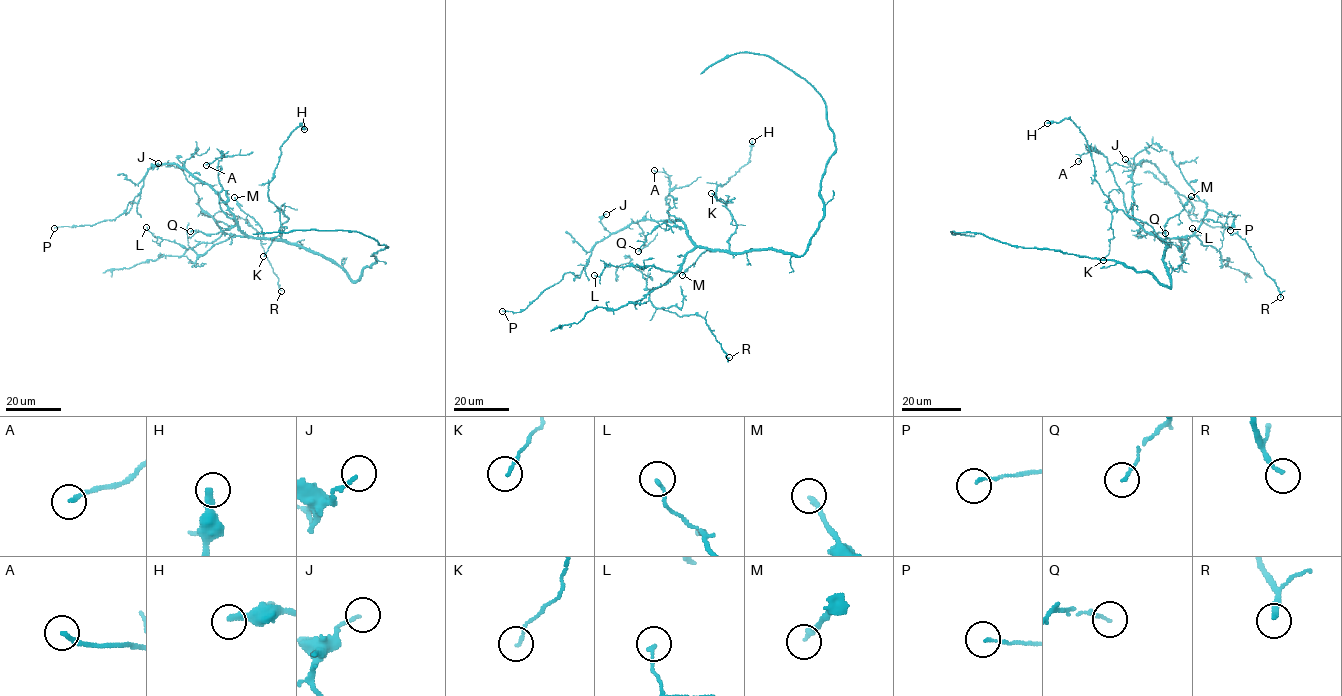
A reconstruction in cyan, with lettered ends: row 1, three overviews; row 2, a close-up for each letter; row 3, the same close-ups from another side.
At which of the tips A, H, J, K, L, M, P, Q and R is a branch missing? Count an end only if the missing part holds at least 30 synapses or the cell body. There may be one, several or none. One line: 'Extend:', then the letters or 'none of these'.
Extend: none of these

